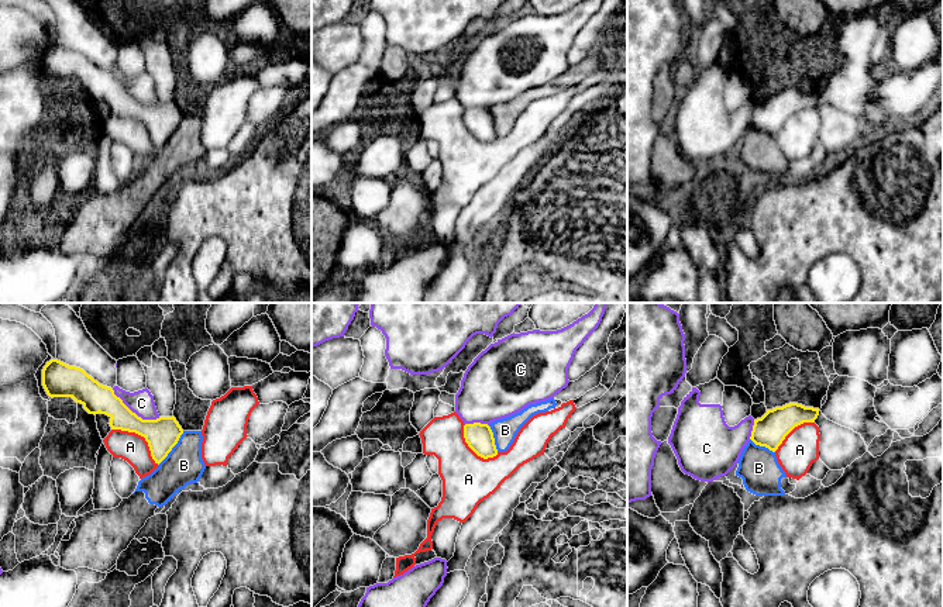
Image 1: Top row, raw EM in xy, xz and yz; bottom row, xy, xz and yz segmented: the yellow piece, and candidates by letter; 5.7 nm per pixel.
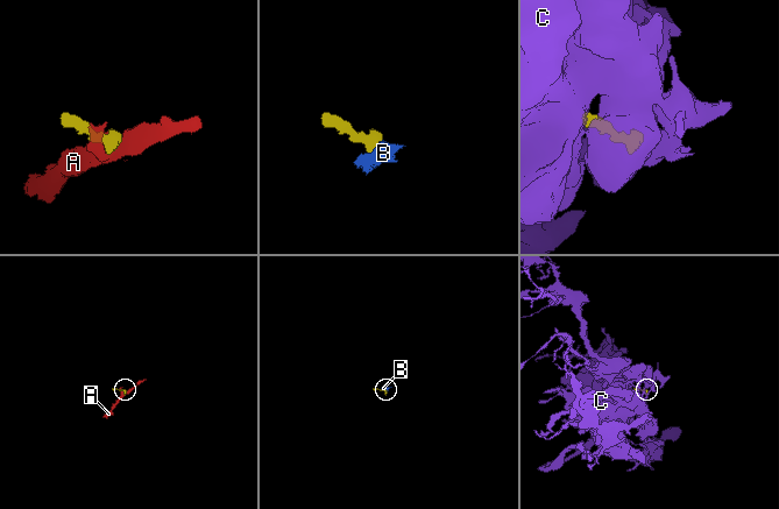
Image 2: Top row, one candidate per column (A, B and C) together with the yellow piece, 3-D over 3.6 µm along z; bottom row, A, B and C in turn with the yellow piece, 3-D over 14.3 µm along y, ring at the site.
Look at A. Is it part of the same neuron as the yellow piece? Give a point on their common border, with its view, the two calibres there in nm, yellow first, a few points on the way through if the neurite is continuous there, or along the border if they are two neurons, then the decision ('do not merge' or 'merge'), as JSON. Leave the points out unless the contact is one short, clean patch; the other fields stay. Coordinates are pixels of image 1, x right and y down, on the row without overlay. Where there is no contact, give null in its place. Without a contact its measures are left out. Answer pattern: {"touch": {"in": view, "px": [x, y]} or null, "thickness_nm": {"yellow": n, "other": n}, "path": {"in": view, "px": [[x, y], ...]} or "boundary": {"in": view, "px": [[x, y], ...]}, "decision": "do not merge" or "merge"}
{"touch": {"in": "xy", "px": [141, 120]}, "thickness_nm": {"yellow": 190, "other": 160}, "decision": "do not merge"}

